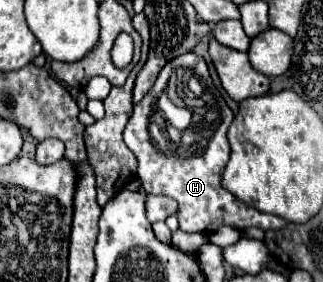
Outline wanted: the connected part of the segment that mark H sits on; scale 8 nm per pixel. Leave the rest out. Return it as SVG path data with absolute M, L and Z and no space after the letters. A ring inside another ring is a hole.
M193 51L185 53L185 55L179 55L175 59L171 59L159 73L155 85L151 87L151 91L143 97L137 105L134 105L133 115L130 116L129 121L123 131L123 140L125 144L137 157L139 161L139 169L137 169L137 177L141 179L143 183L143 189L145 193L153 193L153 195L167 195L167 197L173 197L177 203L179 203L179 213L177 213L177 219L179 219L179 229L183 231L199 231L199 233L215 233L217 227L223 227L223 225L229 225L233 229L247 229L247 227L259 227L263 231L269 231L269 229L283 229L287 225L285 219L277 217L277 215L269 215L269 213L261 213L249 205L245 205L243 201L235 199L227 189L221 187L221 175L223 175L223 169L229 161L229 141L227 141L227 129L231 125L231 119L233 119L233 113L229 107L225 107L225 115L221 117L221 123L213 136L209 139L209 147L205 149L205 155L197 155L193 159L169 159L169 155L165 155L151 139L149 135L150 117L153 113L153 104L159 93L167 87L167 81L171 77L171 73L179 67L185 67L185 69L193 69L193 73L197 77L201 77L207 87L215 87L209 75L209 69L207 69L207 61L201 57L201 55L195 55Z

